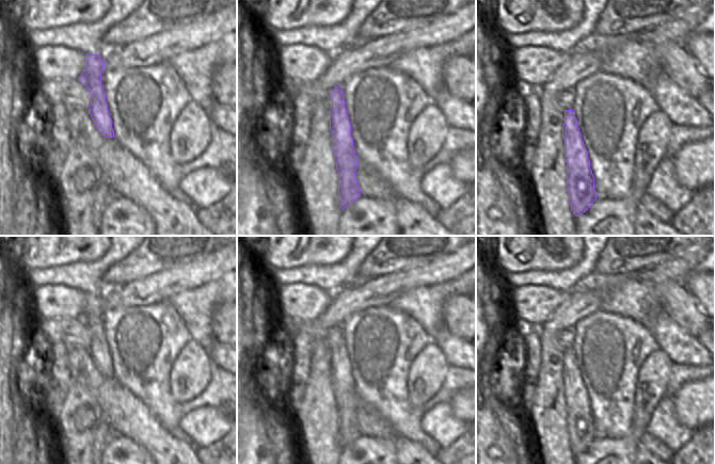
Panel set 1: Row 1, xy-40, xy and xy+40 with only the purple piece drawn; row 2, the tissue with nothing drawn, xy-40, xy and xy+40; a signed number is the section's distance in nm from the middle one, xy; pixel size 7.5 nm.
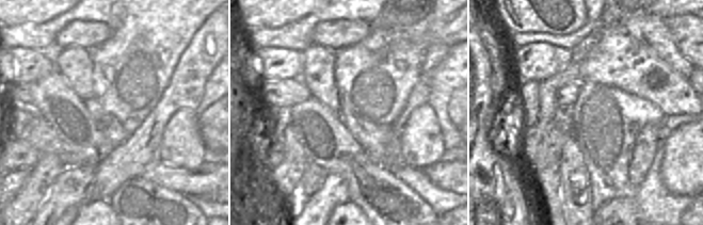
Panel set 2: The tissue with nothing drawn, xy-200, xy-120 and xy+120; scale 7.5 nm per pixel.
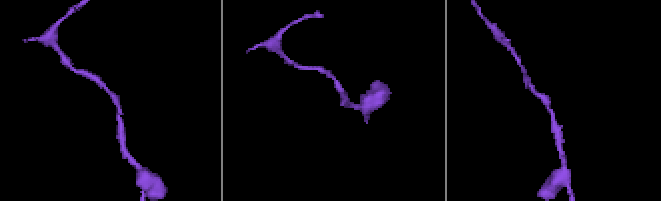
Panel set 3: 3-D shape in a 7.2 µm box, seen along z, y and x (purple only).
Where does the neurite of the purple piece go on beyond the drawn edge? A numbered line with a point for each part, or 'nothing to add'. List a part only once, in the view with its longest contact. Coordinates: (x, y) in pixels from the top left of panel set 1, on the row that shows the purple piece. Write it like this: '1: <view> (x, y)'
nothing to add

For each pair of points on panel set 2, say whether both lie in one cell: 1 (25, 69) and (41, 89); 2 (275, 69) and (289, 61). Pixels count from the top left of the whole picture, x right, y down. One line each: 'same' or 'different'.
1: different
2: same

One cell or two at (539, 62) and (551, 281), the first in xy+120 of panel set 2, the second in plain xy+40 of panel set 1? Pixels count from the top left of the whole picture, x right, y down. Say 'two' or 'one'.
two

